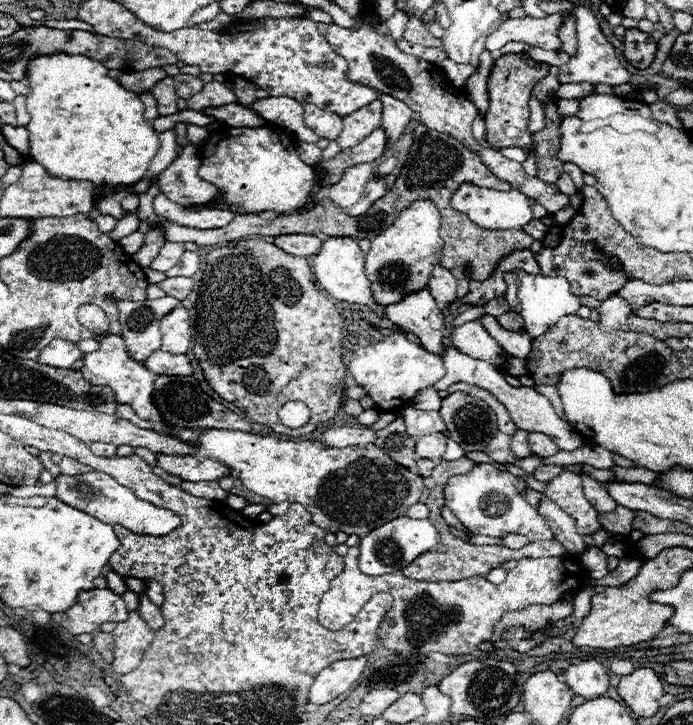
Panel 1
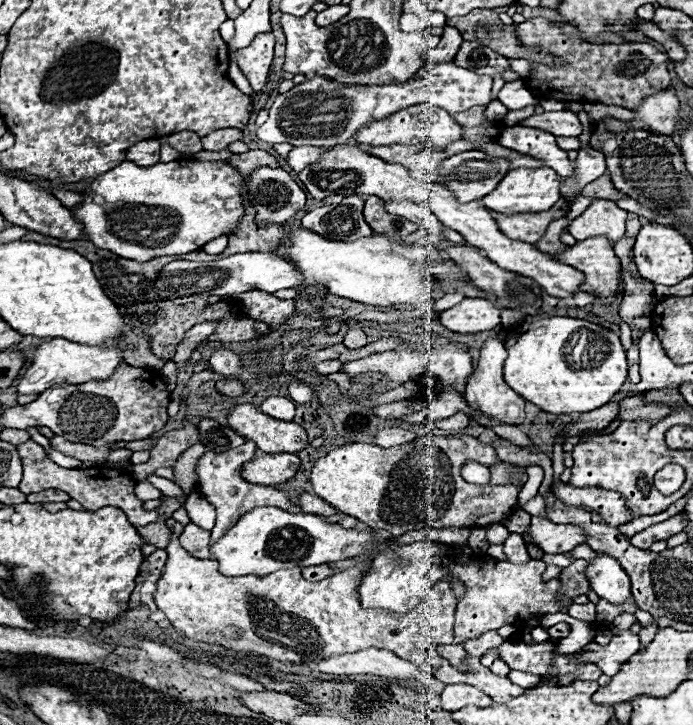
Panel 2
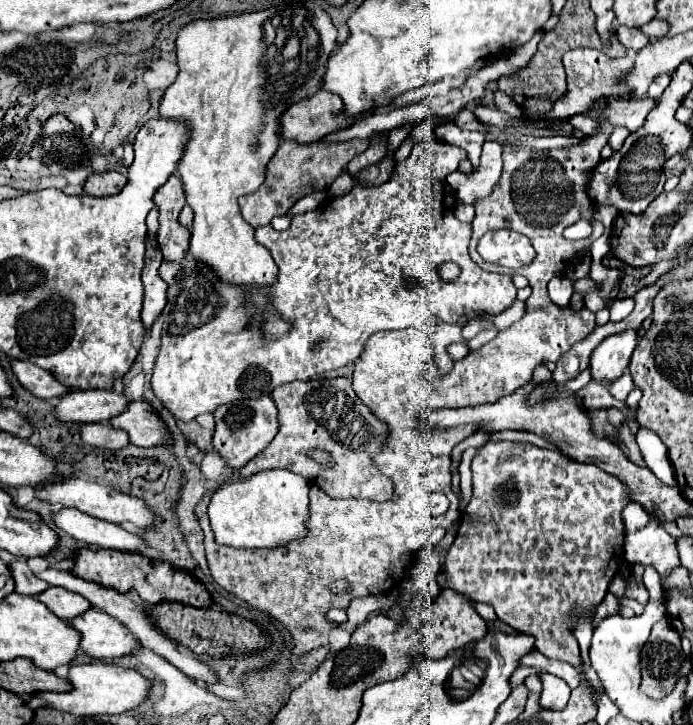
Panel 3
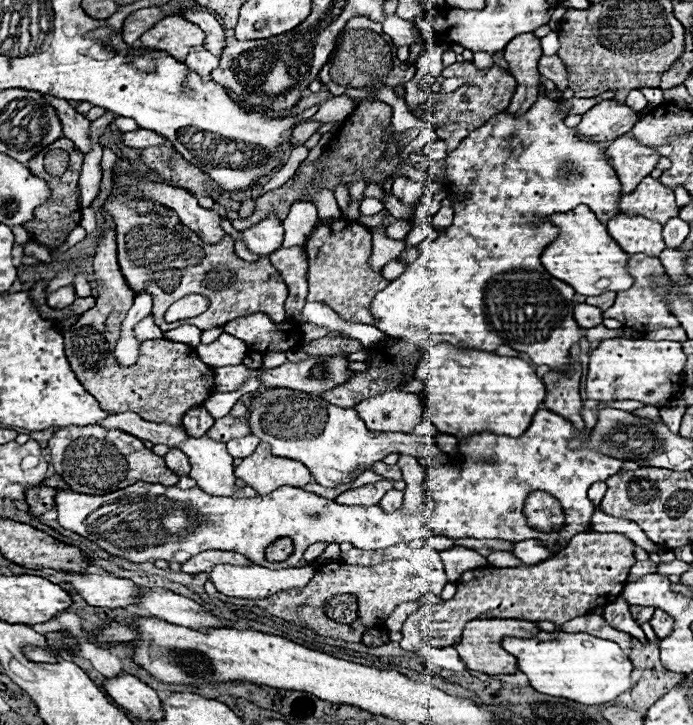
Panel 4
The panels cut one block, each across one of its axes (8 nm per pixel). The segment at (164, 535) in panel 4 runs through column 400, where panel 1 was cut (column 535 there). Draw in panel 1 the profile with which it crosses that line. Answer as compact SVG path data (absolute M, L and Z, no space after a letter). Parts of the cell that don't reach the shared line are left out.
M476 464L468 474L452 476L444 486L444 504L456 514L456 518L474 534L486 536L506 536L506 534L522 534L530 542L552 540L554 534L550 532L544 518L538 514L534 506L530 506L522 492L526 490L524 478L500 470L492 464Z

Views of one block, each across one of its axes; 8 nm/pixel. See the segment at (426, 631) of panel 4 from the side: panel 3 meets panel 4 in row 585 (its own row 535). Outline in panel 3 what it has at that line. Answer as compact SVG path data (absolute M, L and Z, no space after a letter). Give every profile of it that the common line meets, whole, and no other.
M522 442L484 444L472 460L472 484L474 494L444 560L446 576L438 576L438 586L454 588L476 602L494 606L498 620L524 634L532 634L536 648L546 658L568 662L580 672L580 686L590 688L592 700L598 704L600 694L586 678L578 640L570 634L570 626L576 612L584 612L604 600L618 562L624 558L622 510L632 502L630 492L626 492L626 486L616 476L602 472L596 464L576 462L556 450Z

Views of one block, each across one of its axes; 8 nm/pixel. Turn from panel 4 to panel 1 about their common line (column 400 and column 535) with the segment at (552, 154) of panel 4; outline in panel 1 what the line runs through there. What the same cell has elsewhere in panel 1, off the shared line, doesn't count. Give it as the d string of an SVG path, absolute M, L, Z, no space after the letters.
M512 270L518 276L518 300L520 300L520 316L524 320L524 328L530 338L542 336L552 326L558 324L562 316L572 316L582 306L580 298L570 292L570 282L560 276L542 276L542 274L528 274L524 270Z

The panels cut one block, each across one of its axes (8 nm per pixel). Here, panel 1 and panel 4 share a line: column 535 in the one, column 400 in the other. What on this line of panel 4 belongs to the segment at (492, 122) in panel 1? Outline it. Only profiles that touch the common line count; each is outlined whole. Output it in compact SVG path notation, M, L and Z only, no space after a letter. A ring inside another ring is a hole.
M356 16L346 24L342 34L338 36L336 42L336 52L332 58L332 64L328 62L320 70L320 80L322 84L328 86L328 90L334 96L350 96L354 102L366 102L366 100L376 100L372 90L378 88L396 88L406 82L410 82L416 74L416 68L408 62L400 62L396 58L396 48L388 44L382 36L382 26L368 20L366 16ZM396 62L396 66L394 66Z

